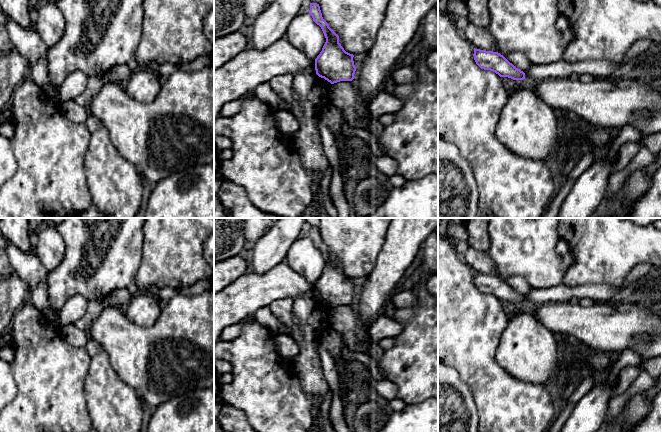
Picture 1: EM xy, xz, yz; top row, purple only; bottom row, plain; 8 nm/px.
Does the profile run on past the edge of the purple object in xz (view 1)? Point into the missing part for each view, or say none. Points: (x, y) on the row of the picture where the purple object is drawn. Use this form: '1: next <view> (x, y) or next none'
1: next none

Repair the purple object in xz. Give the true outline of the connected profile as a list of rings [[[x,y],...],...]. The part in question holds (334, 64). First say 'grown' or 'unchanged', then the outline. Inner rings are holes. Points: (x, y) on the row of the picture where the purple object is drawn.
unchanged; [[[310,3],[309,14],[313,21],[321,27],[326,38],[322,51],[315,59],[316,74],[331,84],[352,81],[356,71],[354,55],[346,52],[341,46],[339,36],[323,19],[319,4]]]

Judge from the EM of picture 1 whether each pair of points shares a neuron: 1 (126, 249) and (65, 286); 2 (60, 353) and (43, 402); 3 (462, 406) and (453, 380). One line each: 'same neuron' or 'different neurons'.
1: same neuron
2: same neuron
3: same neuron

